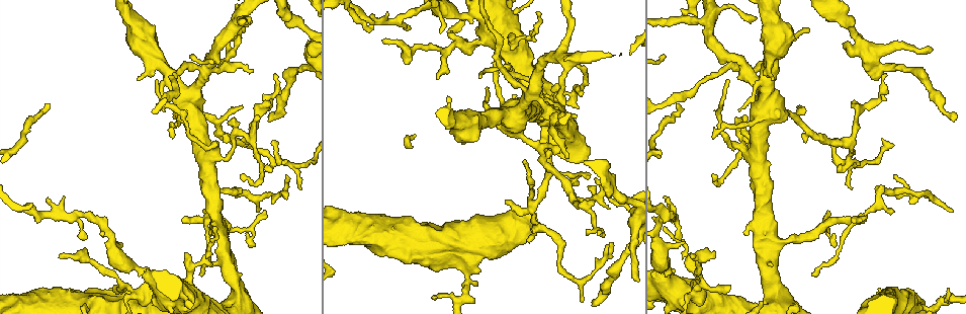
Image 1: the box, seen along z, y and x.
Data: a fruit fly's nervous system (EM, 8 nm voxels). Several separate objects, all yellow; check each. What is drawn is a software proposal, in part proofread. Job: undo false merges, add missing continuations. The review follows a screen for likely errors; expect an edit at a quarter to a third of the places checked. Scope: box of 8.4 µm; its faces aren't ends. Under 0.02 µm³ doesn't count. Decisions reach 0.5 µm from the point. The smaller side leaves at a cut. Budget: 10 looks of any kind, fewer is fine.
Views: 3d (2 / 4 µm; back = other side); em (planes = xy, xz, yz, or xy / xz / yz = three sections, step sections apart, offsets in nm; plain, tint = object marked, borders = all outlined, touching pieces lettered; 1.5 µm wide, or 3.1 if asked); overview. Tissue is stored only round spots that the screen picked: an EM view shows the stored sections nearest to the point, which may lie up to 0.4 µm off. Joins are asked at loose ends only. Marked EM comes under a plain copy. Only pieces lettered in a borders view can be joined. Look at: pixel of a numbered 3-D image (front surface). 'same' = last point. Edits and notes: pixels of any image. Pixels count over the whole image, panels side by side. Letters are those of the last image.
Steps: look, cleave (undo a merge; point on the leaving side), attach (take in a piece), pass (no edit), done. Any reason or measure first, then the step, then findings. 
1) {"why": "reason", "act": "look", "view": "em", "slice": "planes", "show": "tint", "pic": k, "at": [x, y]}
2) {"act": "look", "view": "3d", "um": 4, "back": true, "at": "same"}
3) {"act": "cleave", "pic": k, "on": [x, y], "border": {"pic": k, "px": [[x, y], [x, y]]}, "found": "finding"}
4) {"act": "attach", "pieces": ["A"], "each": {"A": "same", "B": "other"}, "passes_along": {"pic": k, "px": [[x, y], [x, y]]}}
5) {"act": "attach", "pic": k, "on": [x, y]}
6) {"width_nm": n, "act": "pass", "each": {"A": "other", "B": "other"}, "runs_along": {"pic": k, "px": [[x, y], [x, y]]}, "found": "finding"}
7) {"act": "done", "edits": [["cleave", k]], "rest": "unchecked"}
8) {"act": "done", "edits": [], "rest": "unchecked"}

{"why": "thin end", "act": "look", "view": "3d", "um": 4, "pic": 1, "at": [59, 256]}

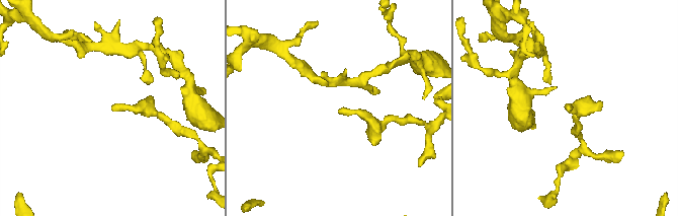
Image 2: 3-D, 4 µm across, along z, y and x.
{"act": "look", "view": "em", "slice": "planes", "show": "tint", "pic": 2, "at": [567, 107]}

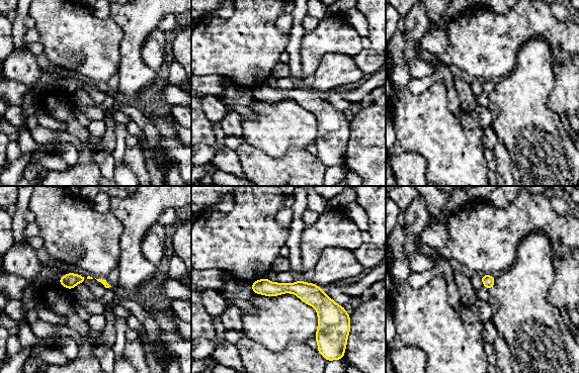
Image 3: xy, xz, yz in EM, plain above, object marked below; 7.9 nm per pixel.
{"why": "what lies round it", "act": "look", "view": "em", "slice": "planes", "show": "borders", "at": "same"}

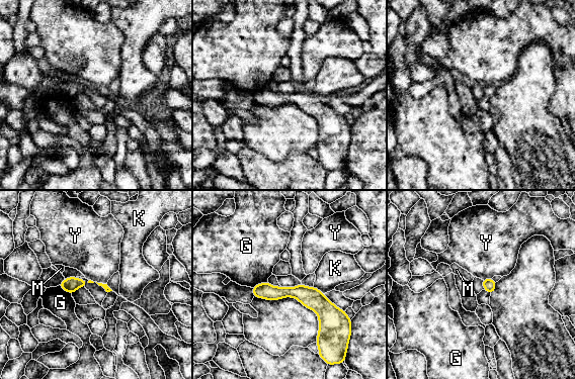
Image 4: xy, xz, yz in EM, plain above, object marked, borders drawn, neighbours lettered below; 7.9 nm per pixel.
{"width_nm": 100, "act": "pass", "each": {"G": "other", "K": "other", "M": "other", "Y": "other"}, "border": {"pic": 4, "px": [[267, 280], [251, 287]]}, "found": "no lettered piece goes on from it"}

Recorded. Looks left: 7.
{"why": "calibre changes", "act": "look", "view": "3d", "um": 2, "pic": 1, "at": [534, 144]}

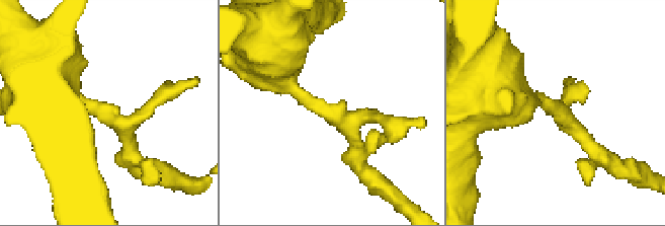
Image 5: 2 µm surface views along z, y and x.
{"why": "shape alone is not enough", "act": "look", "view": "em", "slice": "planes", "show": "borders", "pic": 5, "at": [557, 109]}

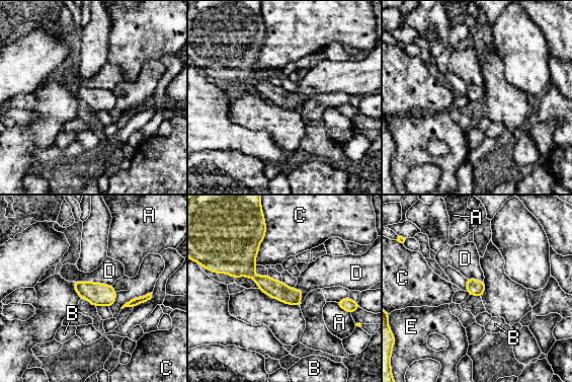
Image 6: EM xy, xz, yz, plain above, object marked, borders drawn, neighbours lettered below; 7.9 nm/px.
{"longest_contact_nm": ["D", 300], "act": "pass", "each": {"A": "other", "B": "other", "C": "other", "D": "other", "E": "other"}, "runs_along": {"pic": 6, "px": [[235, 274], [250, 273], [297, 303]]}, "found": "continuous, no second neuron"}

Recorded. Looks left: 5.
{"act": "look", "view": "em", "slice": "xz", "step": 4, "show": "borders", "pic": 1, "at": [704, 22]}

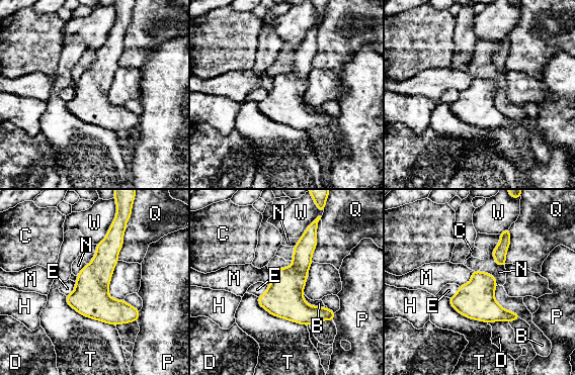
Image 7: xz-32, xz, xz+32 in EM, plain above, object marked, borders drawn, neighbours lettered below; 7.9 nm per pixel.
{"longest_contact_nm": ["T", 460], "act": "pass", "each": {"B": "other", "C": "other", "D": "other", "E": "other", "H": "other", "M": "other", "N": "other", "P": "other", "Q": "other", "T": "other", "W": "other"}, "border": {"pic": 7, "px": [[474, 271], [471, 279], [459, 286]]}, "found": "one neuron here"}

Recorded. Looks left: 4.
{"why": "a narrow waist", "act": "look", "view": "3d", "um": 2, "pic": 1, "at": [612, 275]}

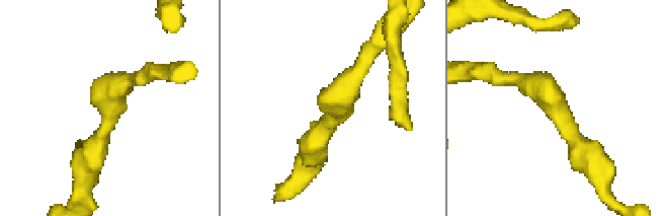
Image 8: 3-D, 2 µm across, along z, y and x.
{"why": "need the tissue", "act": "look", "view": "em", "slice": "planes", "show": "tint", "pic": 8, "at": [330, 117]}

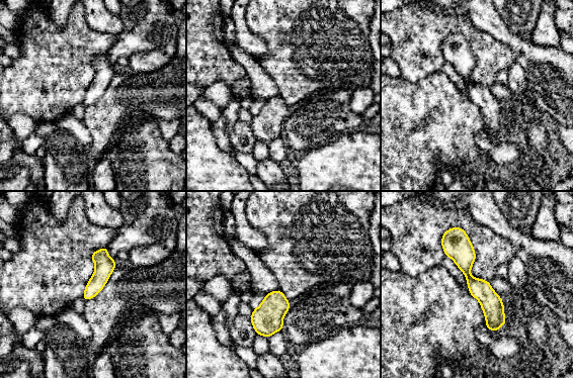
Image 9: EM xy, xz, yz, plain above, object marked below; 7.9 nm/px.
{"act": "look", "view": "em", "slice": "planes", "show": "borders", "at": "same"}

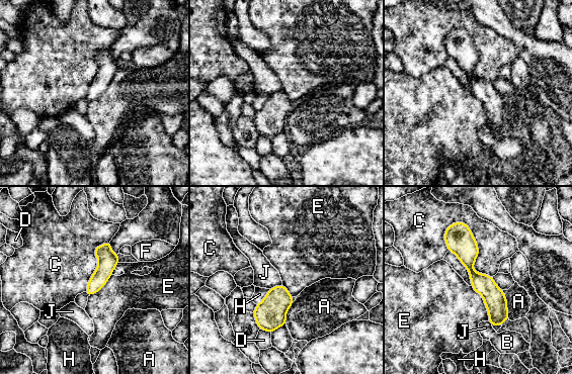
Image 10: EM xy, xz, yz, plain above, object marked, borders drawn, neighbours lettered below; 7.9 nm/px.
{"act": "pass", "each": {"A": "other", "B": "other", "C": "other", "D": "other", "E": "other", "F": "other", "H": "other", "J": "other"}, "border": {"pic": 10, "px": [[451, 223], [492, 277]]}, "found": "one neuron here"}

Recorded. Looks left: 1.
{"act": "done", "edits": [], "rest": "unchecked"}

